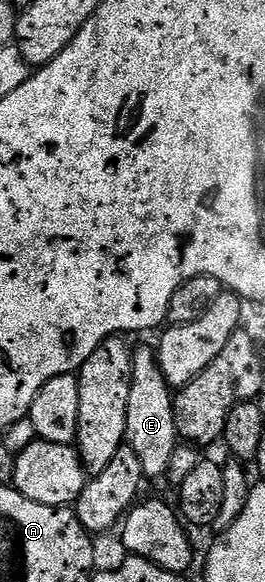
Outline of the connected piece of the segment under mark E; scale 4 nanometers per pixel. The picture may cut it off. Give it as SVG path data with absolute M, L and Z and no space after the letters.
M152 347L132 349L133 373L131 374L131 398L127 406L127 426L125 444L135 450L139 466L150 481L168 477L171 466L171 454L179 447L179 437L175 426L173 409L174 389L163 378L163 370L157 361L157 353Z

